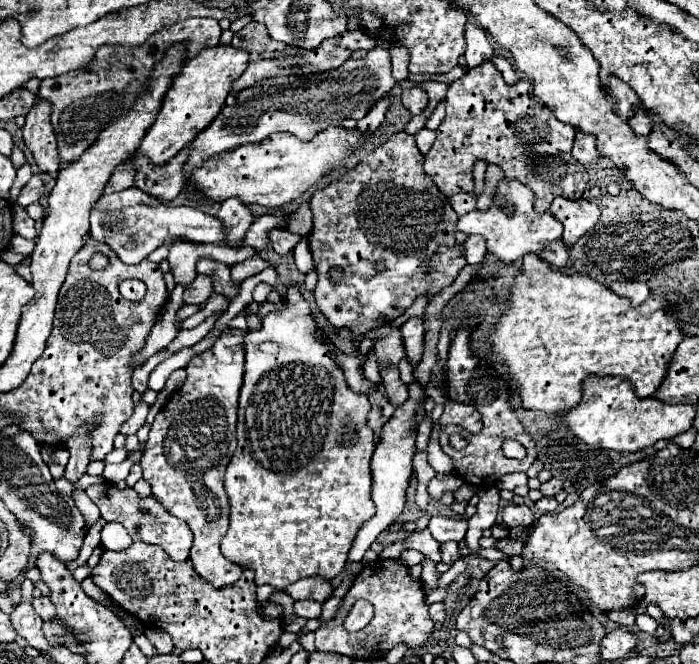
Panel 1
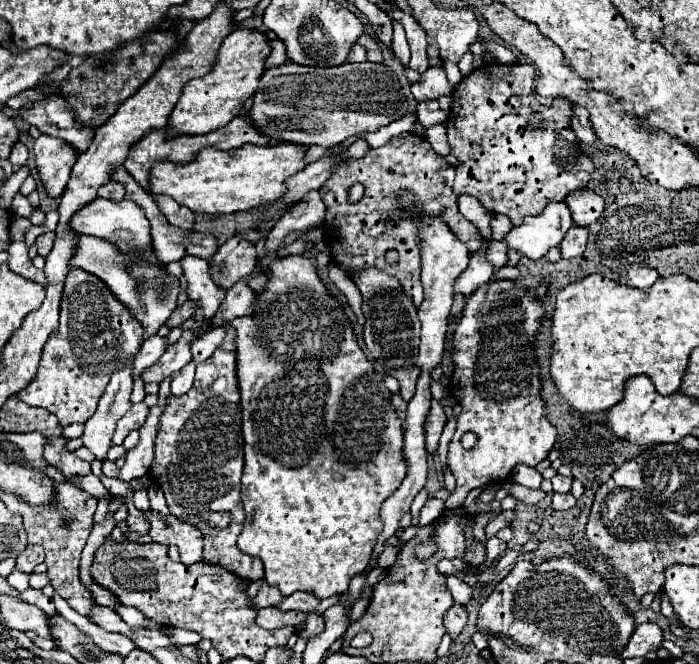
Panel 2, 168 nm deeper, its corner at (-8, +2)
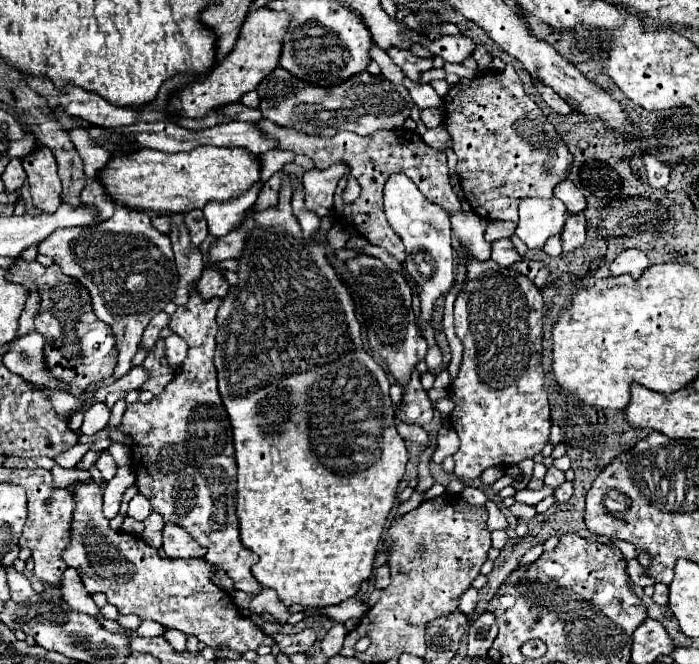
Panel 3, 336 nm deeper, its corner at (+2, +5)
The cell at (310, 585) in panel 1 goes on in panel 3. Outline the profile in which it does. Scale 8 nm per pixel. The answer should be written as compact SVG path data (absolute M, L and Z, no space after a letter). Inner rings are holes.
M263 589L259 595L255 595L251 599L251 603L249 603L249 609L251 609L251 613L263 613L263 611L267 611L273 617L277 617L281 623L285 623L287 617L289 617L287 607L281 605L281 601L279 601L277 593L273 593L273 589Z

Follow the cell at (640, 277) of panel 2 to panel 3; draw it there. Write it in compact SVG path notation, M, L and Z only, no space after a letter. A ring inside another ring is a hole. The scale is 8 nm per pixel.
M627 249L623 253L619 253L615 257L615 261L611 263L611 275L623 275L629 273L631 277L641 277L643 271L649 267L647 255L643 251L637 249Z

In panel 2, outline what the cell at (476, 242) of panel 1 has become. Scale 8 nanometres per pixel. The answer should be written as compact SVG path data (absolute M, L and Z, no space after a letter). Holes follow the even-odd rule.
M489 240L485 254L495 268L501 268L507 264L507 246L503 244L503 240Z

